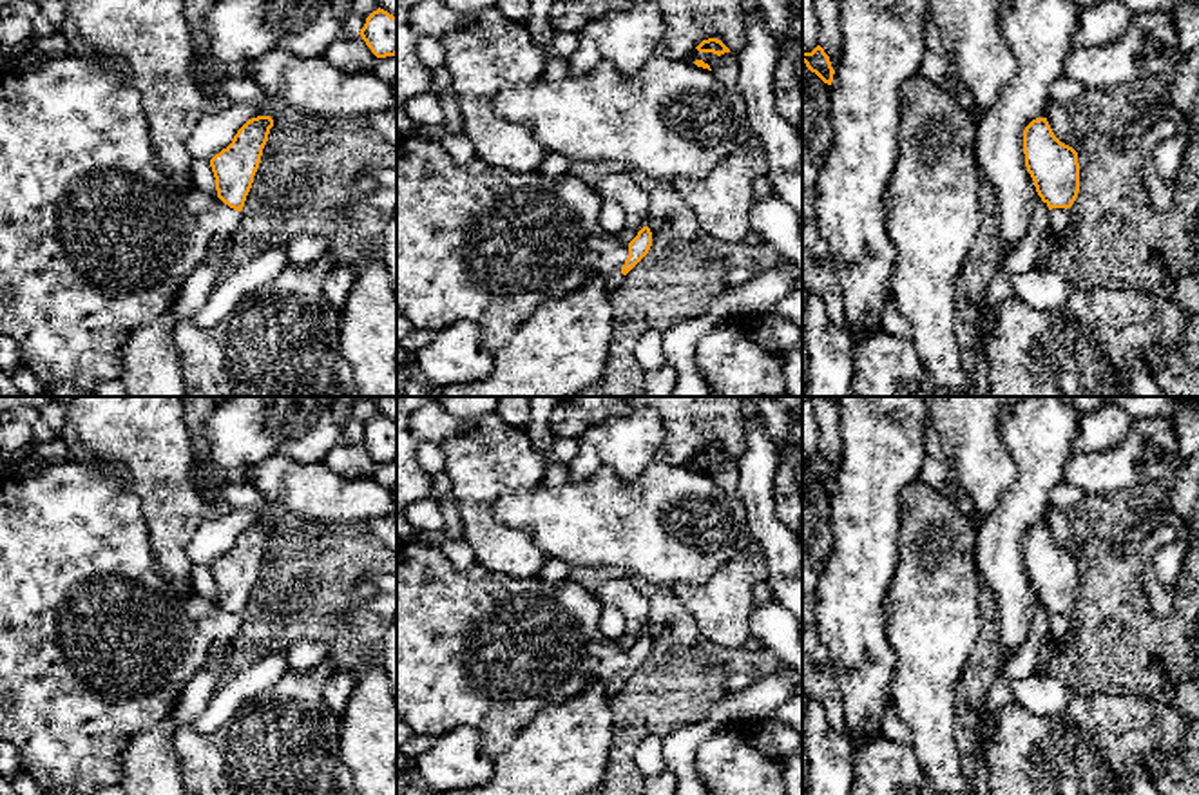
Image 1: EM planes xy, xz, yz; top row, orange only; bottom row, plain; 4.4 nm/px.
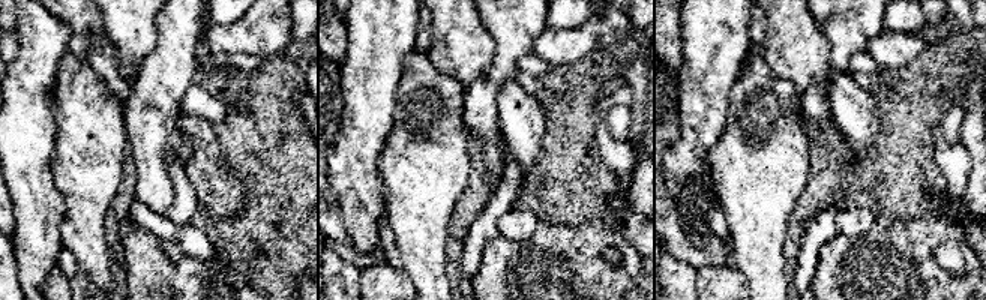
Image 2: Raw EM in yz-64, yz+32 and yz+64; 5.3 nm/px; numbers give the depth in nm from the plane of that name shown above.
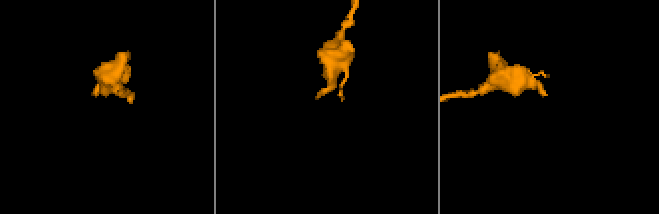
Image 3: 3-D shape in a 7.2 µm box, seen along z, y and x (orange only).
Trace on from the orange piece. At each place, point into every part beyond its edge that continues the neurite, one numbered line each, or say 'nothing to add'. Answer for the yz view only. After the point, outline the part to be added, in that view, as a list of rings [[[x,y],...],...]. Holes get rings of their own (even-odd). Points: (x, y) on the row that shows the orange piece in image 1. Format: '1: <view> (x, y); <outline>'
1: yz (1058, 218); [[[1069,208],[1049,210],[1049,232],[1063,234],[1069,228]]]

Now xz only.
1: xz (477, 243); [[[417,134],[397,139],[397,306],[408,315],[415,330],[442,331],[456,322],[473,322],[480,328],[482,344],[493,353],[502,350],[520,330],[523,321],[545,301],[572,293],[590,279],[601,279],[610,292],[621,281],[621,268],[628,257],[628,243],[619,243],[600,225],[603,197],[580,177],[563,174],[547,177],[540,172],[514,174],[484,163],[480,158],[467,165],[456,165],[442,143]]]

